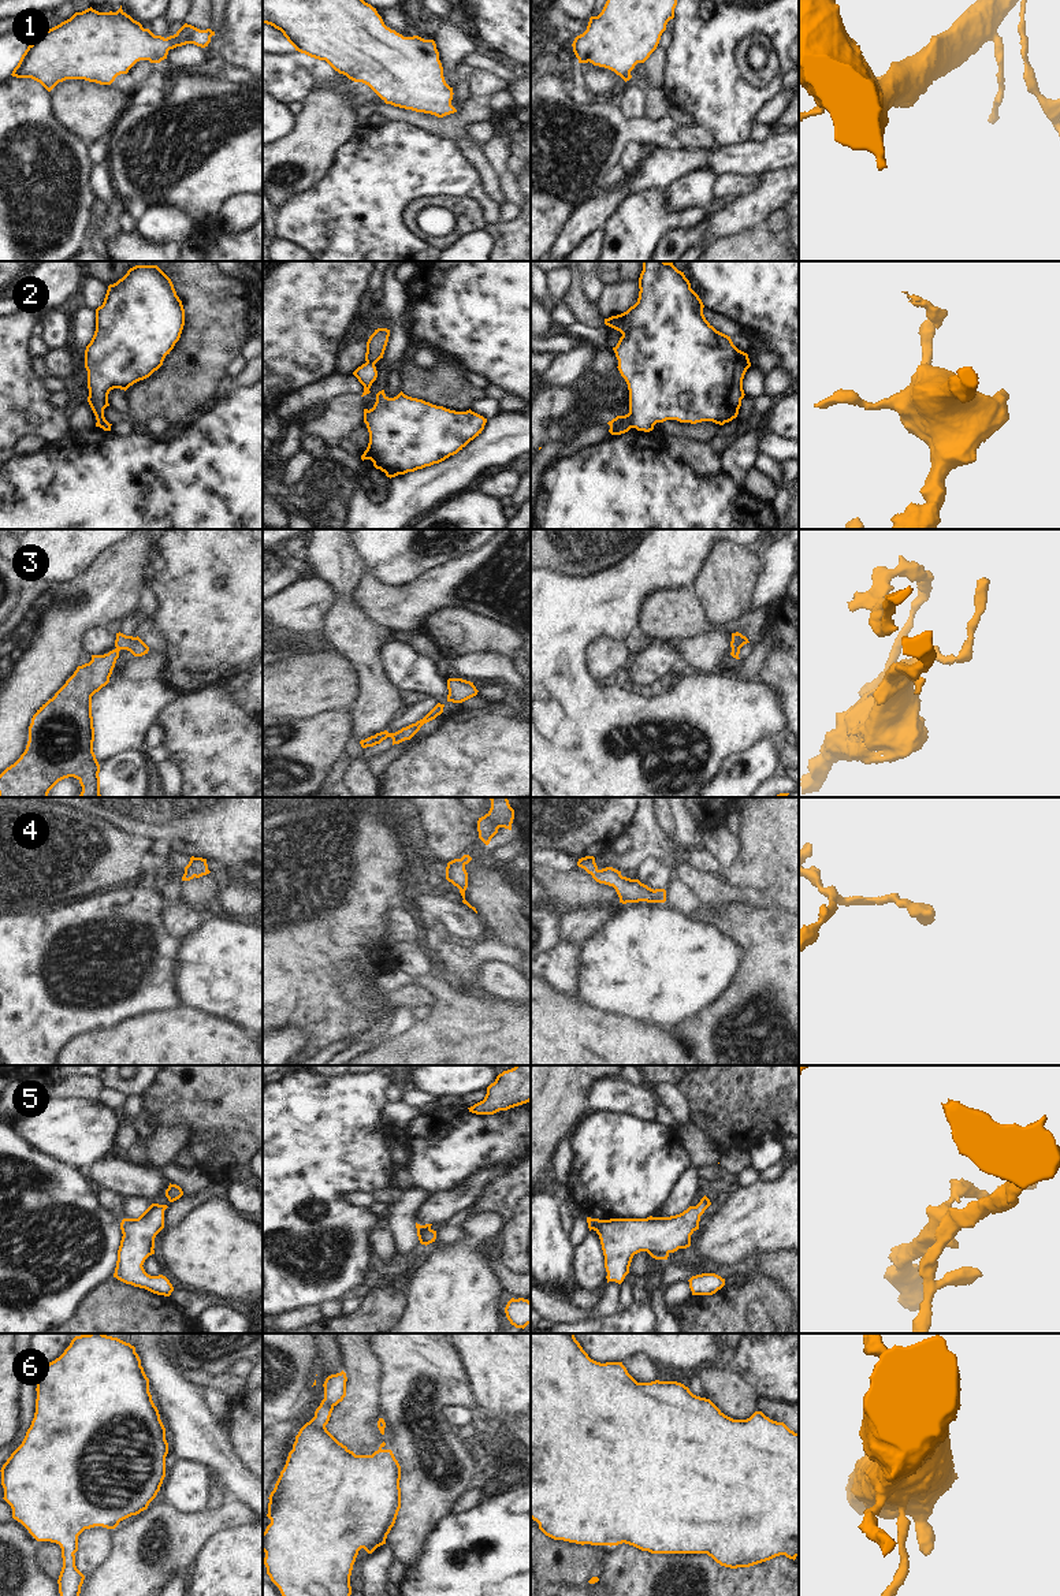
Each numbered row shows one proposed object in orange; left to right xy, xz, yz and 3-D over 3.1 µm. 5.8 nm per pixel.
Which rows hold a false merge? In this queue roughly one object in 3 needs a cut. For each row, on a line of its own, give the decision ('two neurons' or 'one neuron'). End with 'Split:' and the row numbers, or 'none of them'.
1: one neuron
2: two neurons
3: one neuron
4: one neuron
5: one neuron
6: one neuron
Split: 2

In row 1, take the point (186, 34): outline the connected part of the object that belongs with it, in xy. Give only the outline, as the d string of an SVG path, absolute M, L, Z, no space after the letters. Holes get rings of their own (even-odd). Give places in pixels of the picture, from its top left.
M122 5L116 12L98 12L92 7L75 12L70 19L47 30L22 55L12 77L31 78L51 92L59 82L66 79L85 79L100 85L111 85L120 74L140 60L160 63L167 59L168 51L186 44L205 48L215 31L200 30L185 23L174 36L167 38L155 36L149 29L127 15Z

